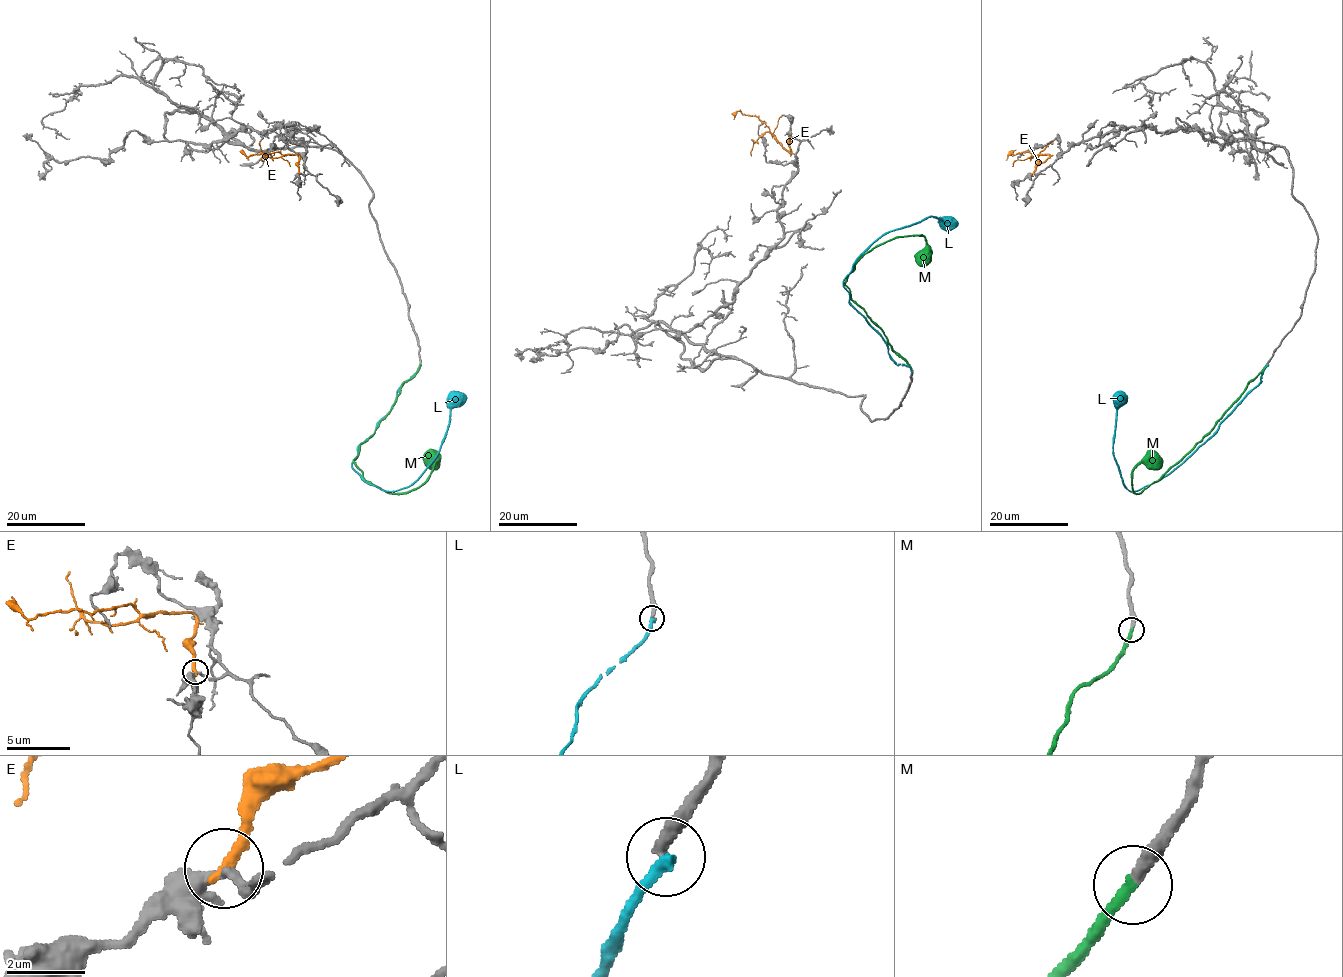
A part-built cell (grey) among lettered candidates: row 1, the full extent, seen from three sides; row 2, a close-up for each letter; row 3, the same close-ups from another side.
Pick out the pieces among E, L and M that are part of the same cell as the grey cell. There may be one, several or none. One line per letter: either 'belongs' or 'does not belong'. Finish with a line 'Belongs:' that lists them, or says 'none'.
E: does not belong
L: does not belong
M: belongs
Belongs: M

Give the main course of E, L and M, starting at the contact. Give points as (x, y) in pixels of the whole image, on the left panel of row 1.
E: (299, 173), (298, 155), (278, 152), (247, 156), (242, 149)
L: (419, 364), (357, 448), (352, 467), (366, 482), (384, 490), (410, 486), (439, 449), (450, 398), (459, 392)
M: (419, 364), (353, 460), (374, 485), (403, 493), (426, 479), (433, 468), (430, 458)

